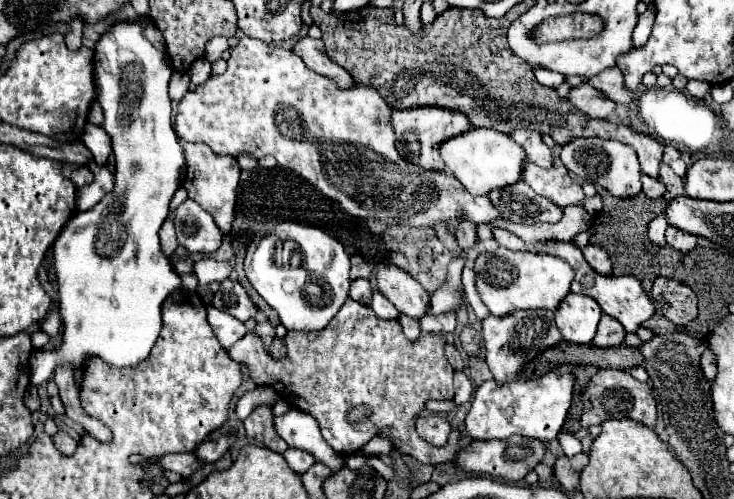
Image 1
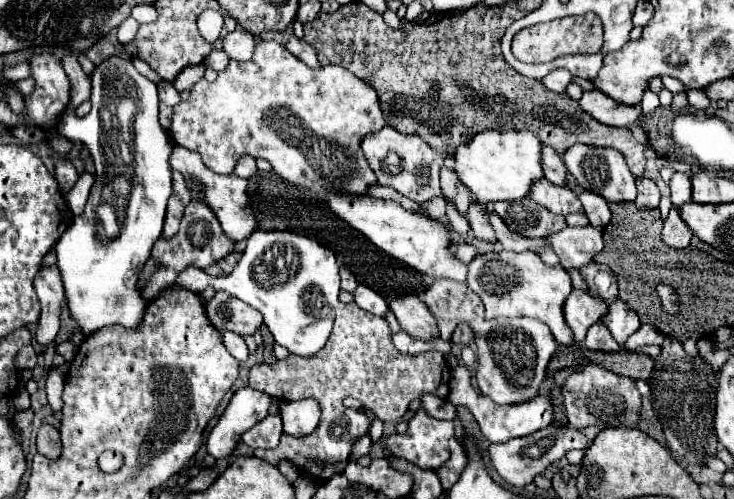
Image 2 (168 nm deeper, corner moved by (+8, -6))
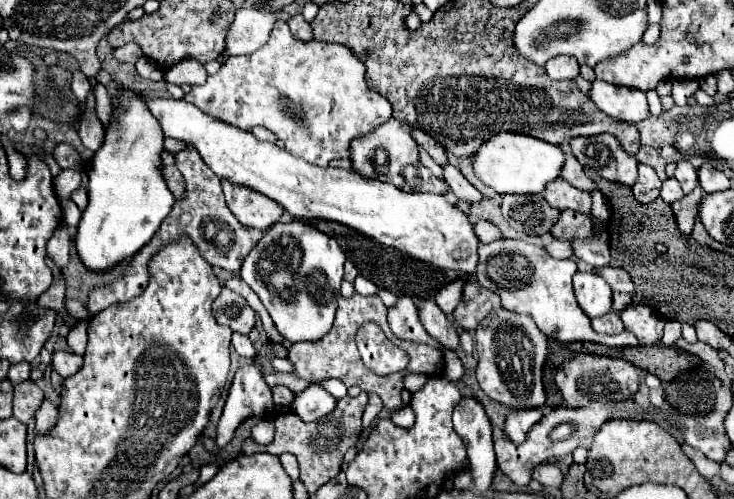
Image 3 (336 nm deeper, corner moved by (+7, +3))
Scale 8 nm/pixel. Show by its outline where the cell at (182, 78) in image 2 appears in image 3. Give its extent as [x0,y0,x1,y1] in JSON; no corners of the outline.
[165,59,207,85]

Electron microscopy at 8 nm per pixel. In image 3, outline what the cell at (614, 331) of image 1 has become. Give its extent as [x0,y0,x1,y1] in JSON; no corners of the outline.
[591,311,623,335]

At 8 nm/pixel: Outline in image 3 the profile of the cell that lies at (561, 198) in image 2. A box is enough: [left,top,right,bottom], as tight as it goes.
[543,179,591,213]

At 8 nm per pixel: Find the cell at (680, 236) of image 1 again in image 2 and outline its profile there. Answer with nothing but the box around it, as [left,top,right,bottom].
[662,206,692,248]

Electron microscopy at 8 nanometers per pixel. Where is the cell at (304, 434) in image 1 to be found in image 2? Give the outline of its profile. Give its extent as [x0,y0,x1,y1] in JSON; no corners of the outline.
[280,398,320,436]

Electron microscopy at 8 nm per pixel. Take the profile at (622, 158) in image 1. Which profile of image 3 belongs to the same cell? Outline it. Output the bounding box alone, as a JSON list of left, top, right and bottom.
[569,133,637,187]

